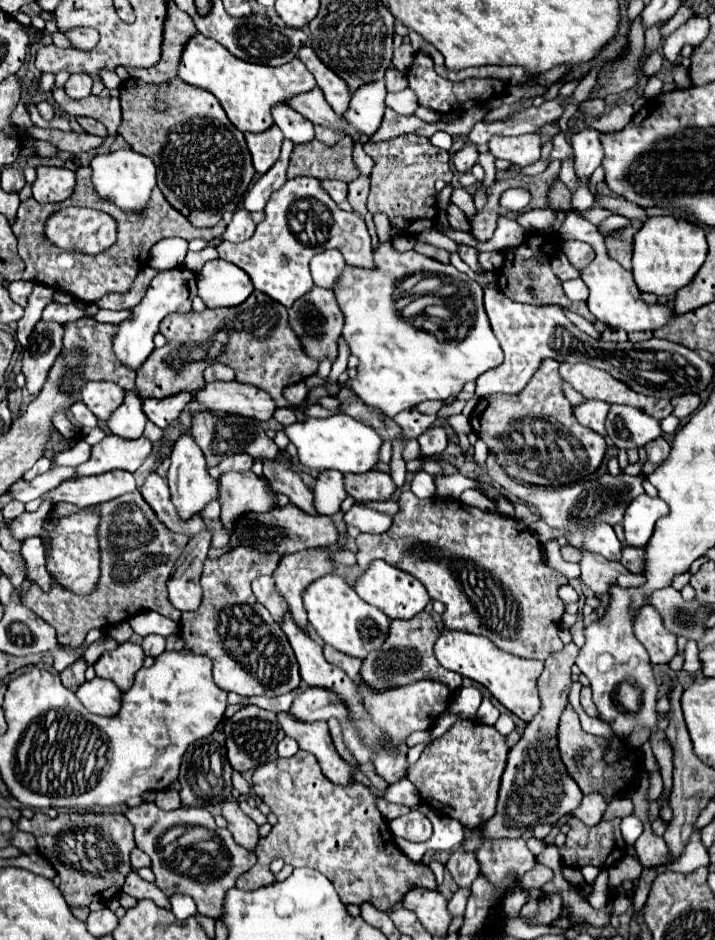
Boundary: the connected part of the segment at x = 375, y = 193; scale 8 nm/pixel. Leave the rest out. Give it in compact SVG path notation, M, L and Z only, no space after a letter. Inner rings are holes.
M403 134L385 142L371 142L365 144L363 150L375 162L367 202L369 212L383 212L389 218L391 226L399 228L405 236L417 236L419 232L431 228L437 222L435 182L451 182L449 152L431 146L427 138L415 134Z

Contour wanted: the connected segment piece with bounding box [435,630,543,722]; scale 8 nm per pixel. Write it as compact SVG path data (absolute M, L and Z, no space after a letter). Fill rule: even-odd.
M441 630L441 636L435 644L435 656L443 668L483 684L505 708L509 708L521 720L531 722L539 712L541 700L537 692L537 678L543 672L543 662L507 654L495 648L495 644L491 644L491 640L483 636L471 636L465 632L451 632L451 630Z

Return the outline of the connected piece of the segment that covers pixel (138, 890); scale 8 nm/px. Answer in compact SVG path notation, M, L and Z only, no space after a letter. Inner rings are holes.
M131 872L123 884L123 892L137 898L137 900L143 900L143 898L149 898L153 900L159 908L165 908L165 910L171 910L171 902L169 898L151 882L145 882L137 872Z

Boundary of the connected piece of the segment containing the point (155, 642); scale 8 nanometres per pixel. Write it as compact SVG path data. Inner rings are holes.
M149 634L143 638L143 652L145 656L151 656L151 658L157 658L159 654L165 652L165 638L163 636L157 636L157 634Z

